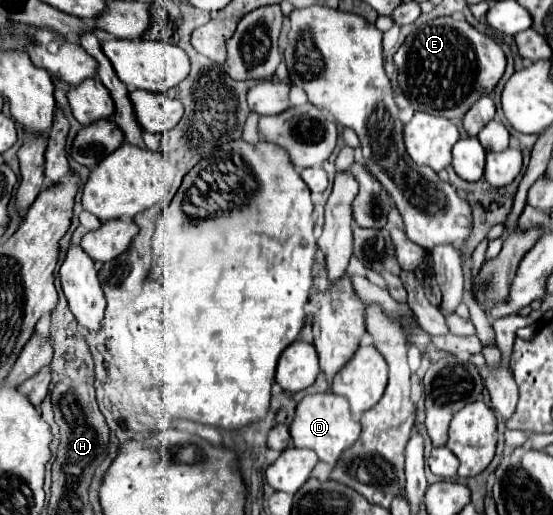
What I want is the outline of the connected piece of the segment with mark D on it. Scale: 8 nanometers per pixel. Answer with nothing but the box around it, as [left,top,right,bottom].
[291,393,361,465]

